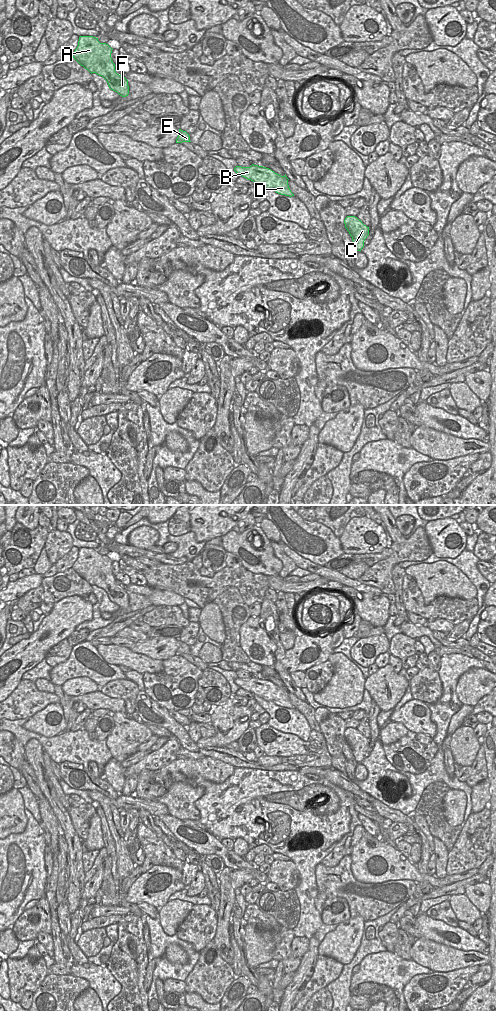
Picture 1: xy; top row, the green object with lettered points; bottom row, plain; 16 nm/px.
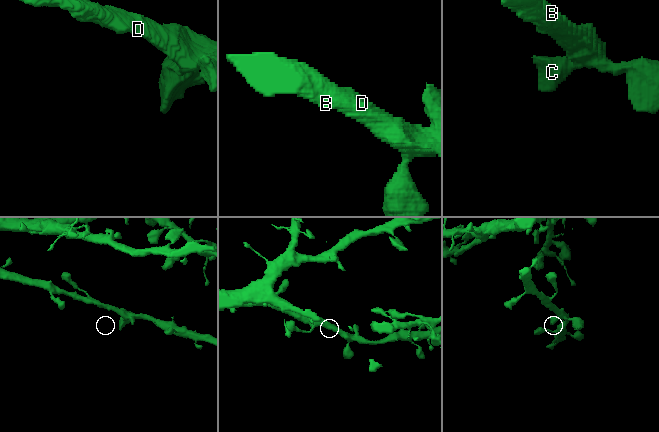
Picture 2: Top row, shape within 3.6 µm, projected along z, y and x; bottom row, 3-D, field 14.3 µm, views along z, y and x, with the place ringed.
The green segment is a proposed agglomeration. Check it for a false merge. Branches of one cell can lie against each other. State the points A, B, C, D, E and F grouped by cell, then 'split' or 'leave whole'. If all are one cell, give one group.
groups A B C D E F; leave whole

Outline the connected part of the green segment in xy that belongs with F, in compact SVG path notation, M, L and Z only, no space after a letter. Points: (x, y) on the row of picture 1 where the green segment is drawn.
M80 36L78 46L73 52L73 58L91 74L102 76L111 90L120 96L129 94L128 80L115 71L112 61L112 48L106 43L100 43L93 36Z

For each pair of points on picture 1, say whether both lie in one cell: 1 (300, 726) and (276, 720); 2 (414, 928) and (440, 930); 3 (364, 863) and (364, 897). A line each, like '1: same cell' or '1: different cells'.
1: same cell
2: same cell
3: different cells

